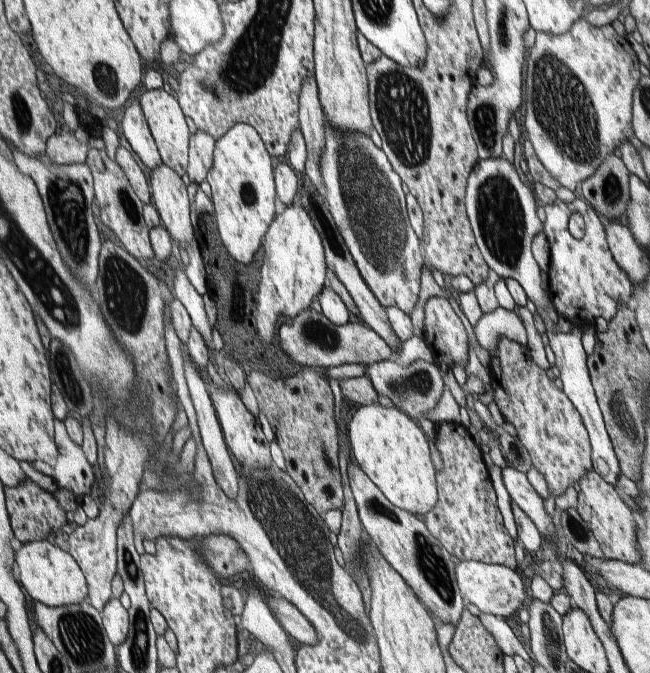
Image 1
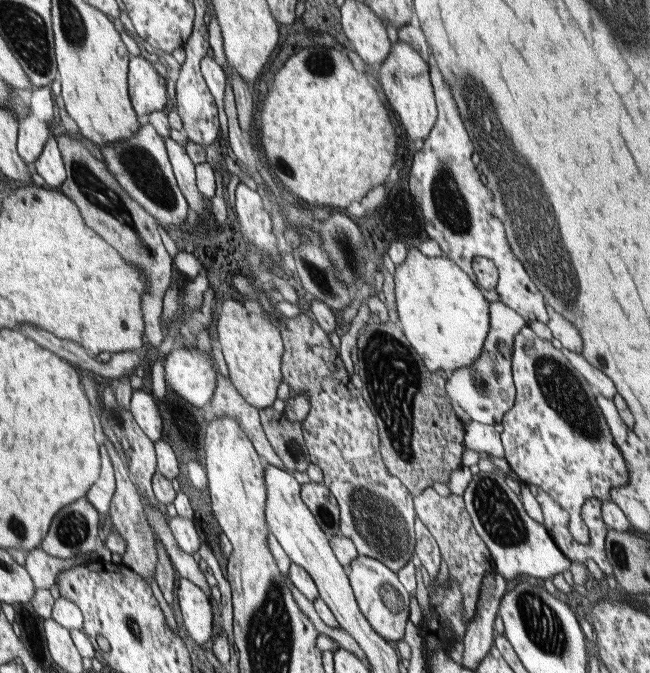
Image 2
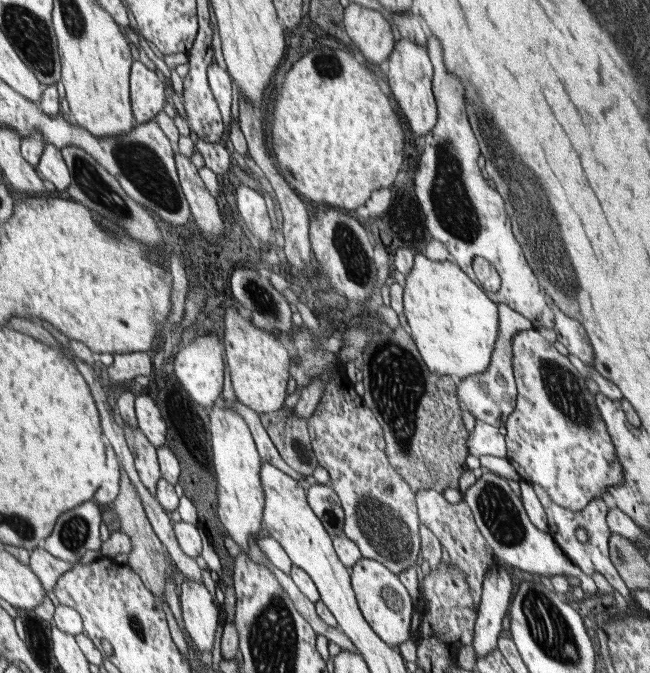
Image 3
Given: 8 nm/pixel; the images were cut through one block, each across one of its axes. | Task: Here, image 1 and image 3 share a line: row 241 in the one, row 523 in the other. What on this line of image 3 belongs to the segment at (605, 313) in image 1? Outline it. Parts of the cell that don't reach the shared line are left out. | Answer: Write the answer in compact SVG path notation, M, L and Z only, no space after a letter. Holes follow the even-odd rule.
M533 486L533 492L535 492L537 500L541 502L541 506L543 506L543 510L545 510L547 528L549 528L547 534L549 534L549 536L553 538L553 542L563 550L563 554L581 570L581 574L591 576L593 572L599 572L599 574L607 580L607 584L609 584L613 590L617 590L617 592L631 604L631 602L633 602L633 592L629 592L629 590L625 588L625 584L623 584L621 578L617 576L615 566L613 566L611 560L609 560L609 536L611 536L611 530L609 530L609 526L607 526L607 522L605 522L605 514L607 514L609 508L605 508L603 500L601 500L601 498L591 500L583 510L571 512L571 510L567 510L567 508L563 508L563 506L557 506L541 486ZM577 526L583 526L585 532L587 532L587 542L585 542L585 544L575 538Z

